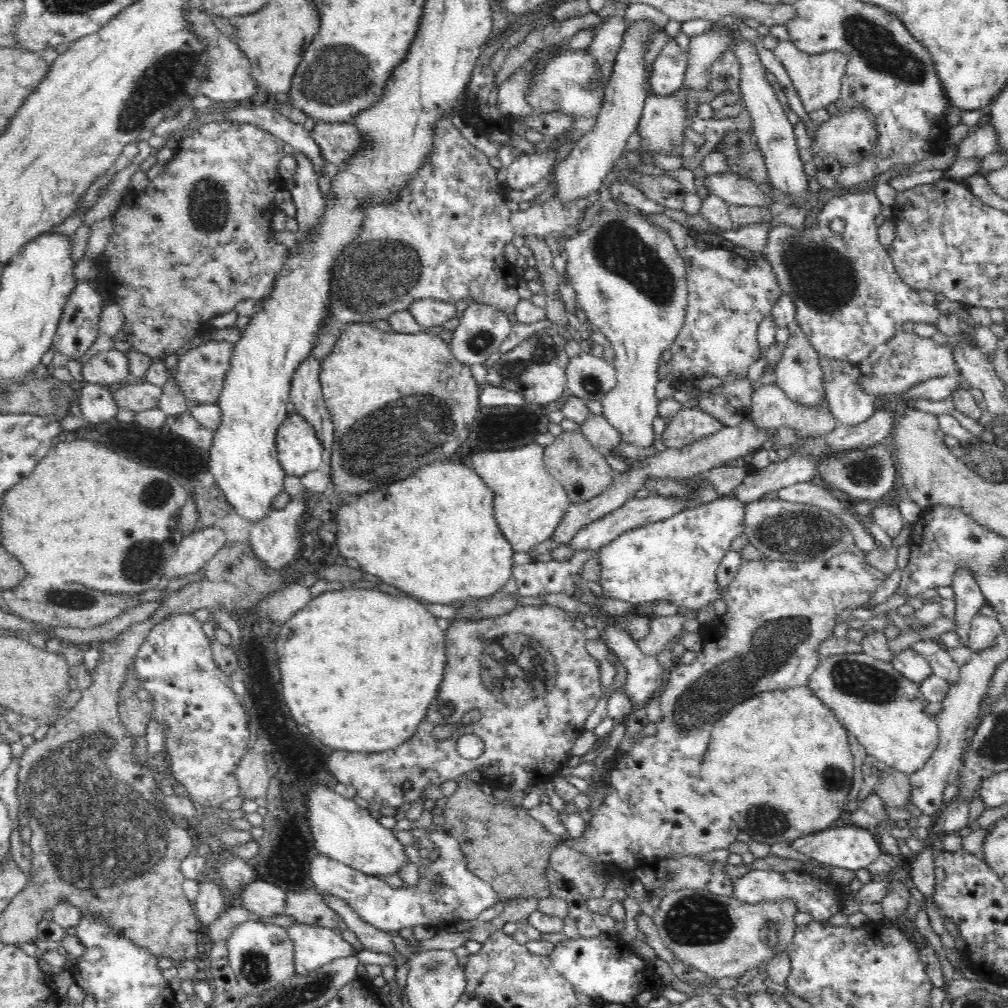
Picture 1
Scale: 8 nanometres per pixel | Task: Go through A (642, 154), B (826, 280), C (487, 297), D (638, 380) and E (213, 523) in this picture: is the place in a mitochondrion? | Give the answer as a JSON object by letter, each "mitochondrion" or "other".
{"A":"other","B":"mitochondrion","C":"other","D":"other","E":"other"}

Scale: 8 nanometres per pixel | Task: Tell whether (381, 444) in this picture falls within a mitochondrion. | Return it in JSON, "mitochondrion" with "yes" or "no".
{"mitochondrion":"yes"}

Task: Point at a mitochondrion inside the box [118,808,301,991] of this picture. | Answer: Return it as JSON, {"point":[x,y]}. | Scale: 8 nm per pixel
{"point":[255,966]}

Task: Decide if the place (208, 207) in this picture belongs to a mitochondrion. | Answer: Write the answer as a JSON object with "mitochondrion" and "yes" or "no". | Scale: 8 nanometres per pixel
{"mitochondrion":"yes"}

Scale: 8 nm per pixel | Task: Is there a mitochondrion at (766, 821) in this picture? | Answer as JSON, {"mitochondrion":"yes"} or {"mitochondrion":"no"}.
{"mitochondrion":"yes"}

